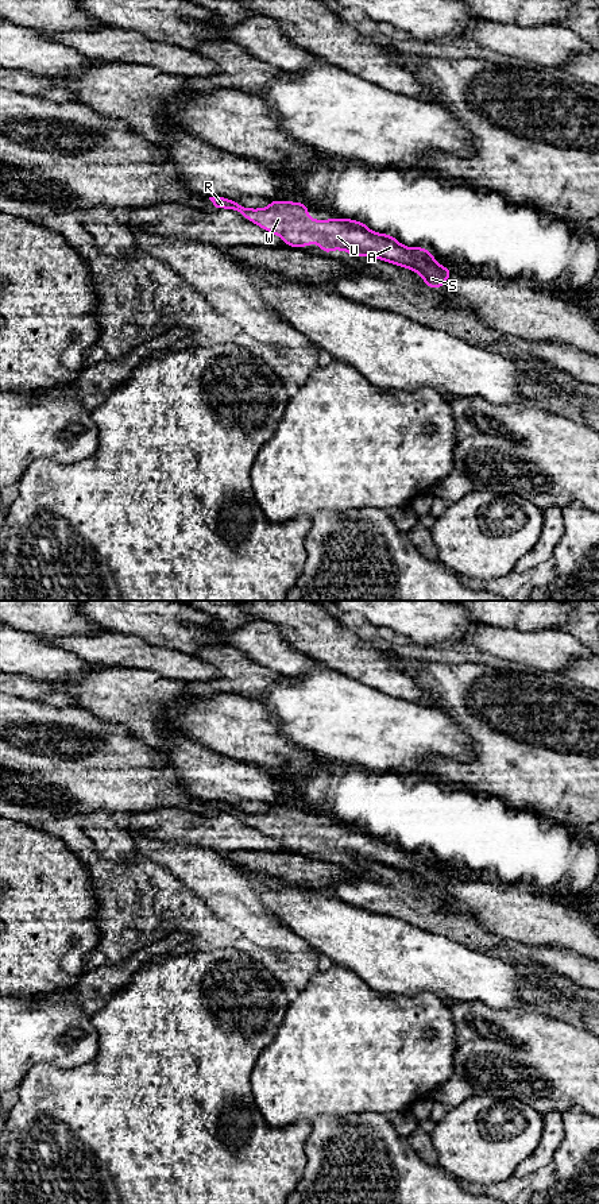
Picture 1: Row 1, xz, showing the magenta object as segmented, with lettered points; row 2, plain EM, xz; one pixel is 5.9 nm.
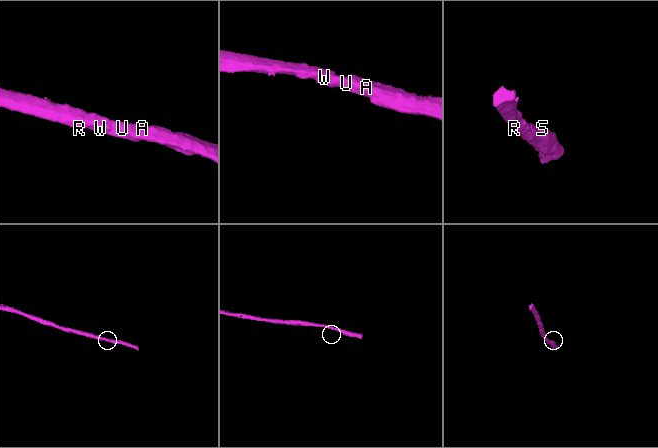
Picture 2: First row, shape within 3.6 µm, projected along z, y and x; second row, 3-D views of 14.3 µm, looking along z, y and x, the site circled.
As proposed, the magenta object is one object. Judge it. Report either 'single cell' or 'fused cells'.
single cell

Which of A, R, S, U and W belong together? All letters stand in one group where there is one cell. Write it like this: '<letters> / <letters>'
A R S U W

